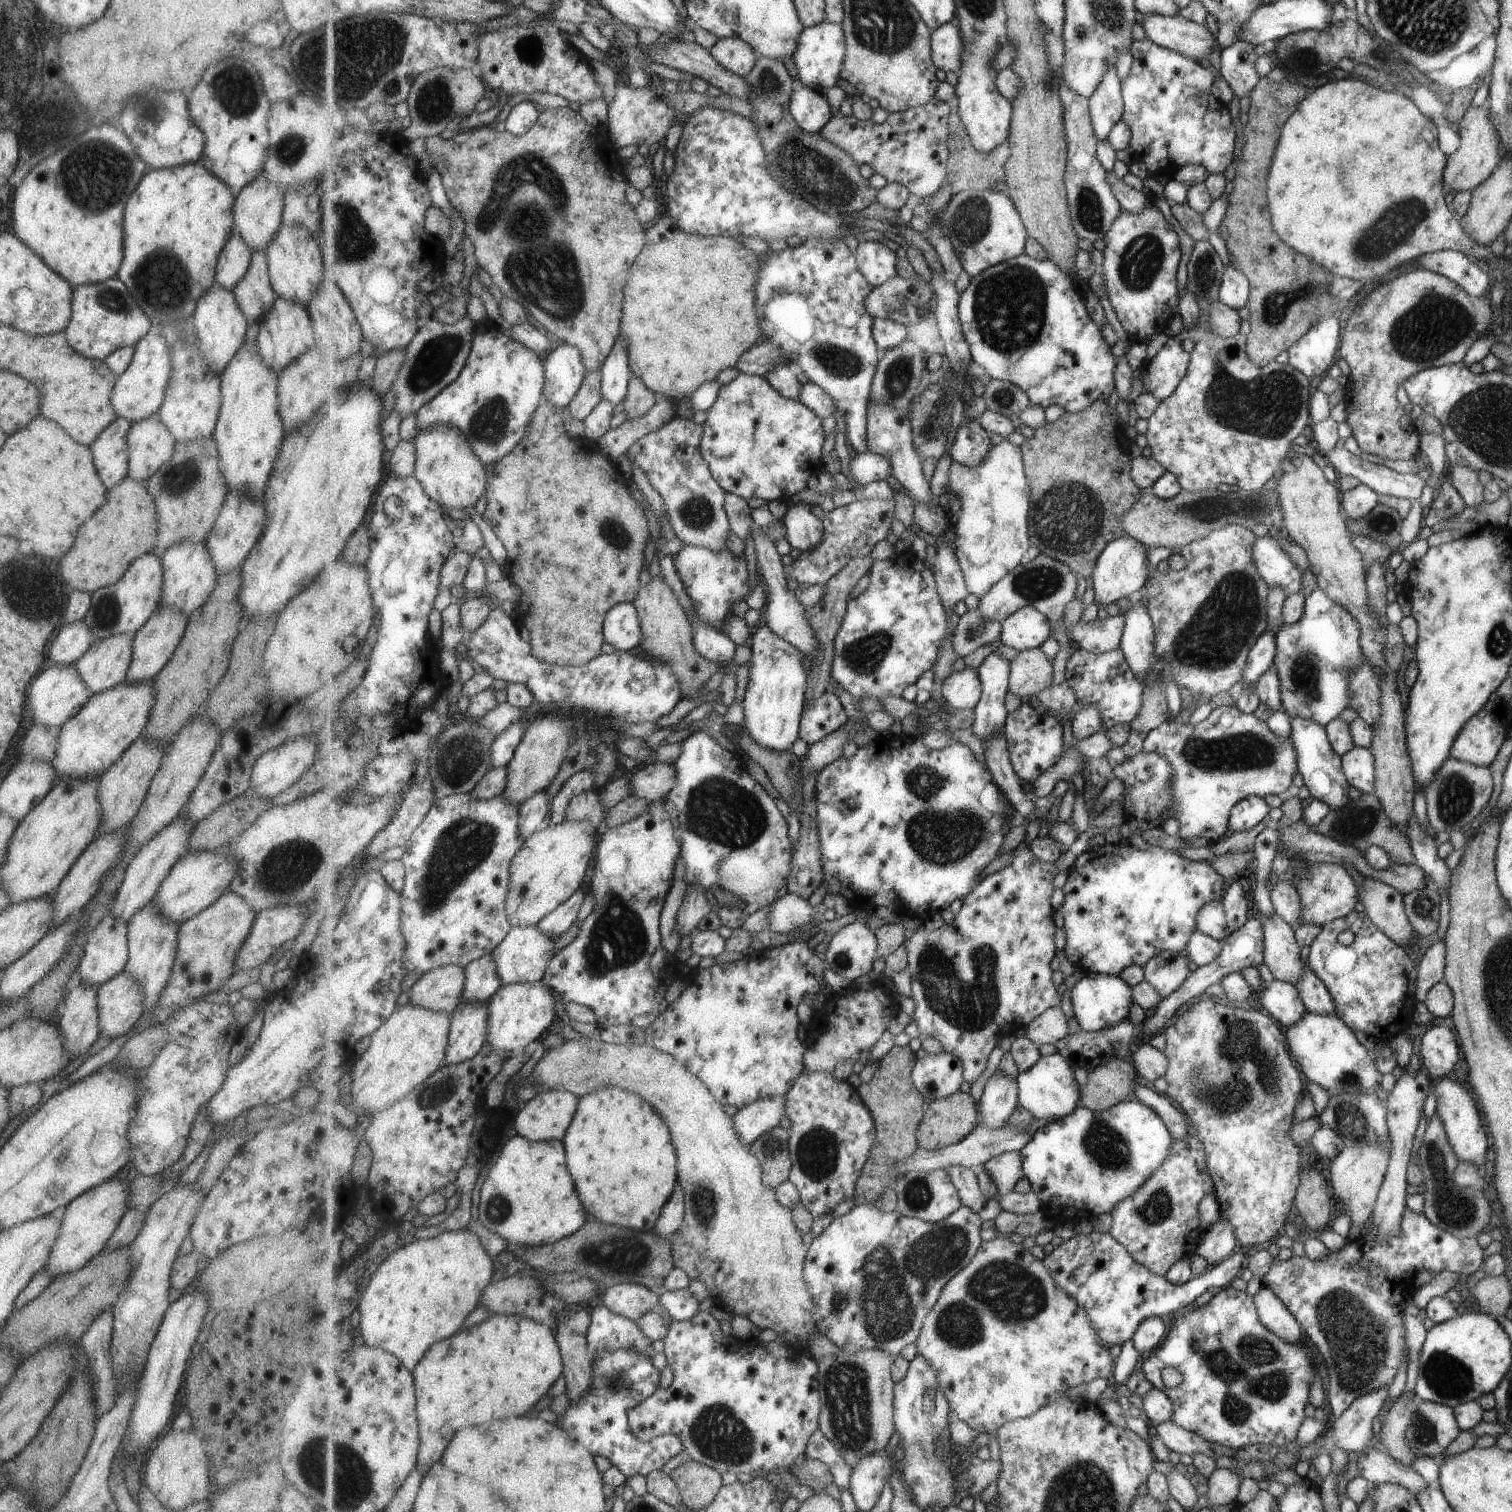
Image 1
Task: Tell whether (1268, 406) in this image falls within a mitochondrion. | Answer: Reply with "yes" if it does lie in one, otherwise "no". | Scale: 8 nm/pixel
yes

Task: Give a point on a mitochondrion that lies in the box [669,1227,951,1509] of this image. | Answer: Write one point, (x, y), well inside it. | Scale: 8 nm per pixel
(847, 1386)

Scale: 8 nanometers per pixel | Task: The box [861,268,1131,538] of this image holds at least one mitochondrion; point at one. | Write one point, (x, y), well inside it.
(898, 379)

